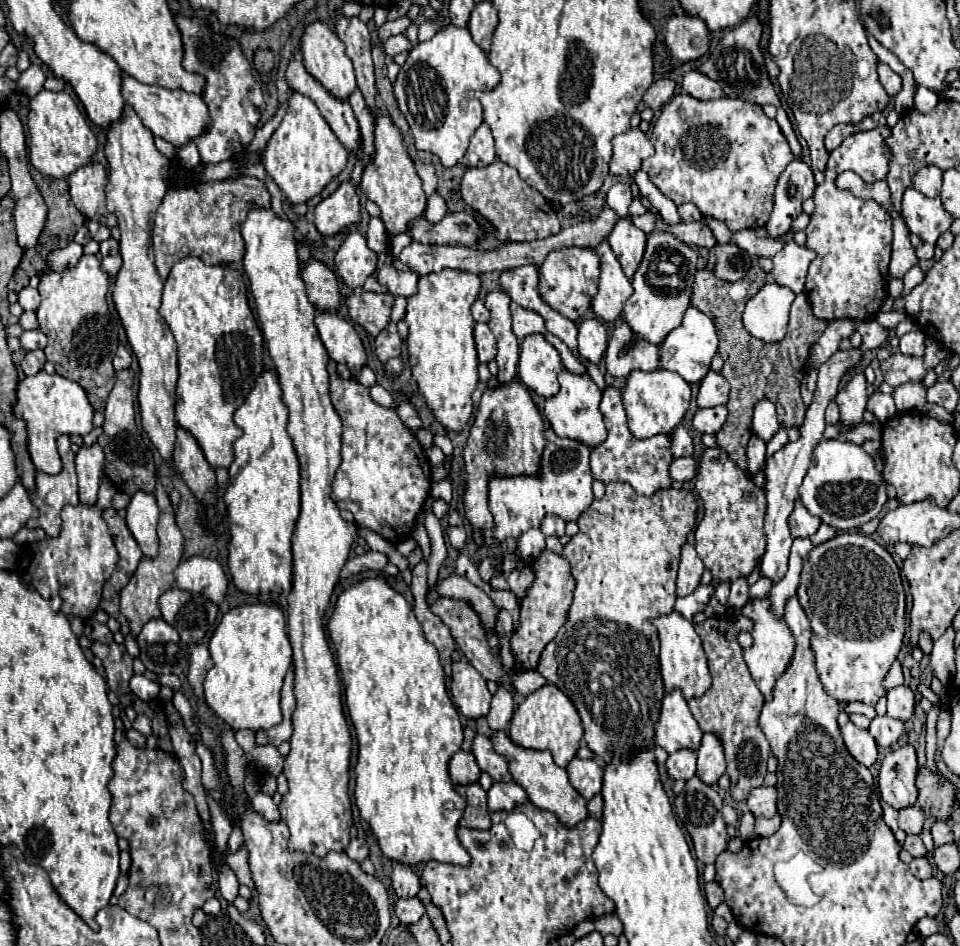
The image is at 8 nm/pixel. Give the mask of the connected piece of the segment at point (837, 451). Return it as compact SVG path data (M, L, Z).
M838 437L830 441L822 439L814 449L812 463L800 485L800 499L804 507L826 525L838 531L850 531L872 521L880 513L888 495L884 479L874 467L874 459L860 445Z

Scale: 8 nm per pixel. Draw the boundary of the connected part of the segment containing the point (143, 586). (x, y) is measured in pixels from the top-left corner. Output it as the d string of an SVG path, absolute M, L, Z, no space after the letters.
M158 483L156 491L154 491L156 499L158 499L158 507L160 507L160 523L158 523L158 539L160 539L160 551L156 559L142 559L136 573L132 575L132 579L128 581L128 585L120 591L120 613L128 619L130 631L134 637L138 637L142 625L146 625L150 619L160 617L160 607L158 607L158 597L174 587L174 569L178 567L180 559L182 559L182 533L176 527L174 521L174 509L170 505L170 499L164 491L164 487Z

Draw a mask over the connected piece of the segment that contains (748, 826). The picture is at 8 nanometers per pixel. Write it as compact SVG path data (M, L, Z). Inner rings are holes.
M750 811L742 815L740 827L738 827L738 835L740 835L740 839L744 839L744 841L748 841L748 839L754 837L754 815L752 815Z

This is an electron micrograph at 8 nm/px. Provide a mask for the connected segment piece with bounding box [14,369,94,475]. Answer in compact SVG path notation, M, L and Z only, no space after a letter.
M42 369L32 377L24 377L24 381L20 381L20 385L18 385L16 395L18 395L18 401L14 405L14 413L16 413L16 417L20 417L28 423L28 449L30 449L36 469L50 473L50 475L60 473L62 461L56 451L56 439L64 433L84 437L94 429L94 425L92 425L94 409L86 397L84 389L76 381L70 381L58 373L48 375Z

